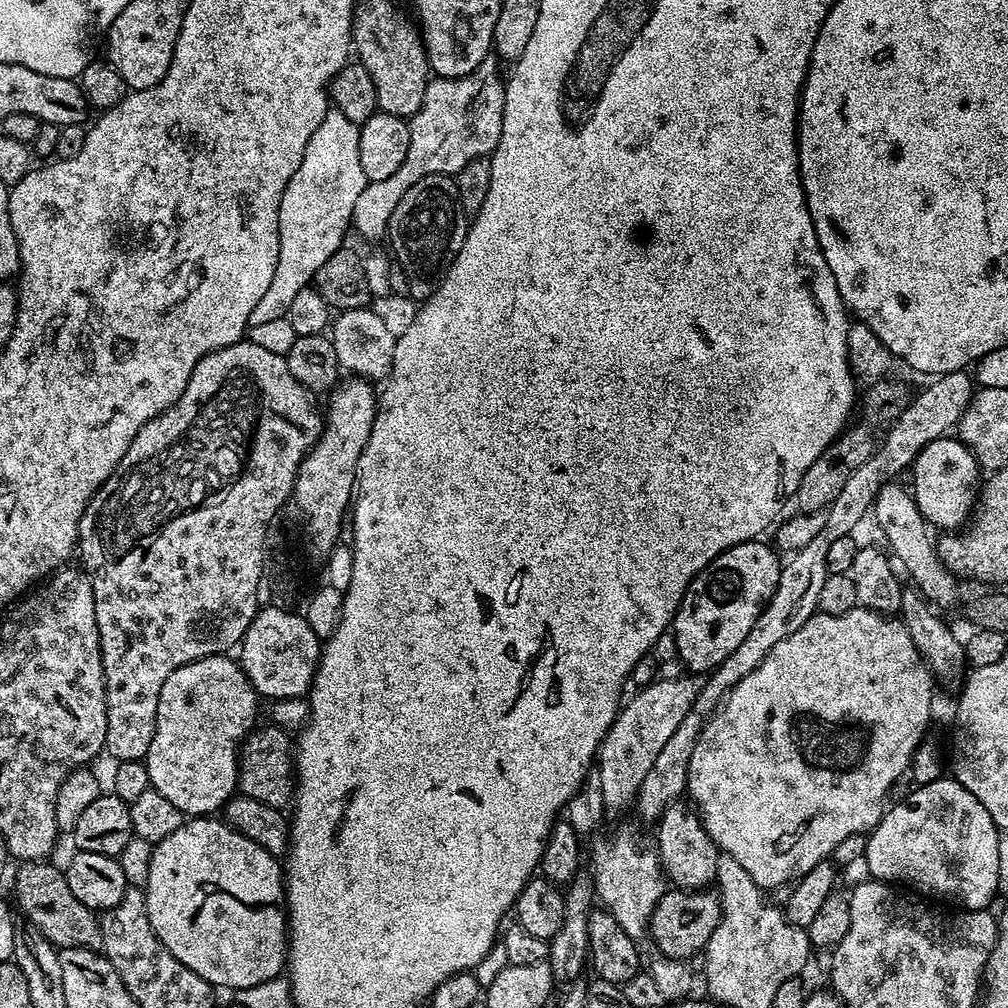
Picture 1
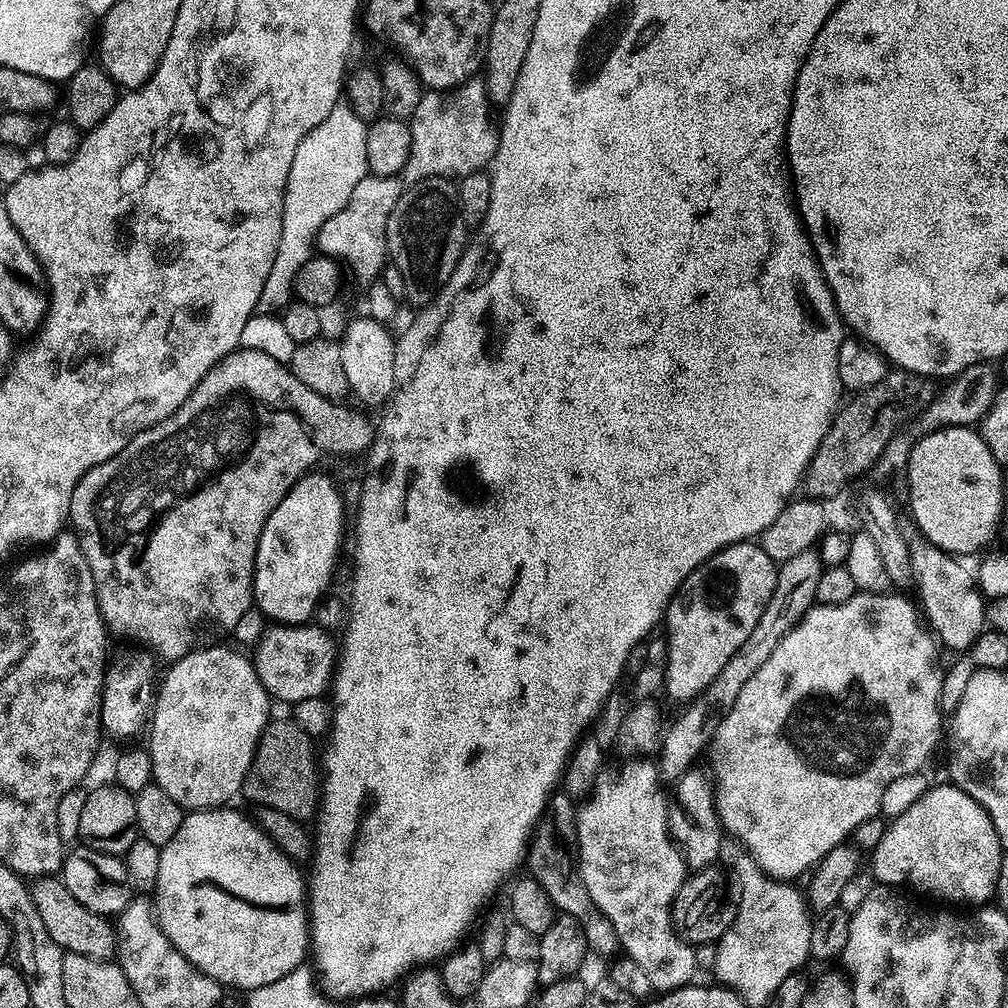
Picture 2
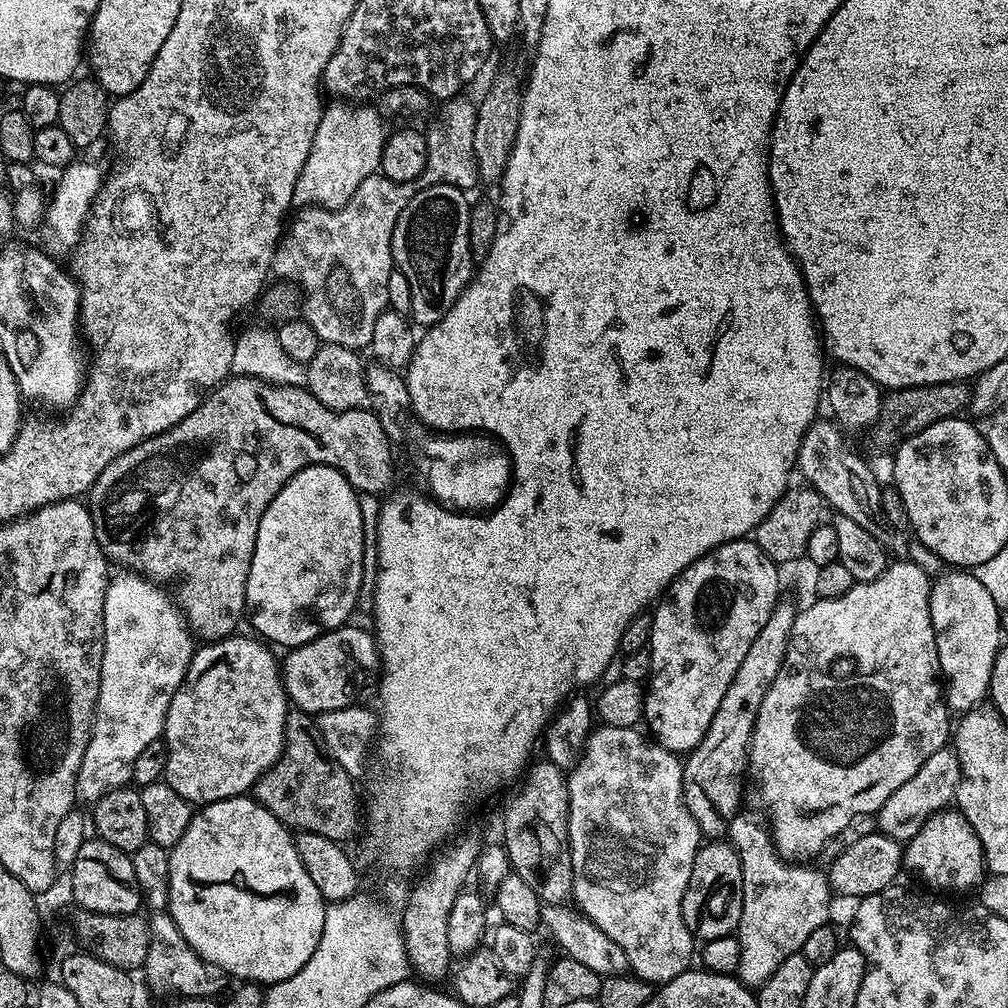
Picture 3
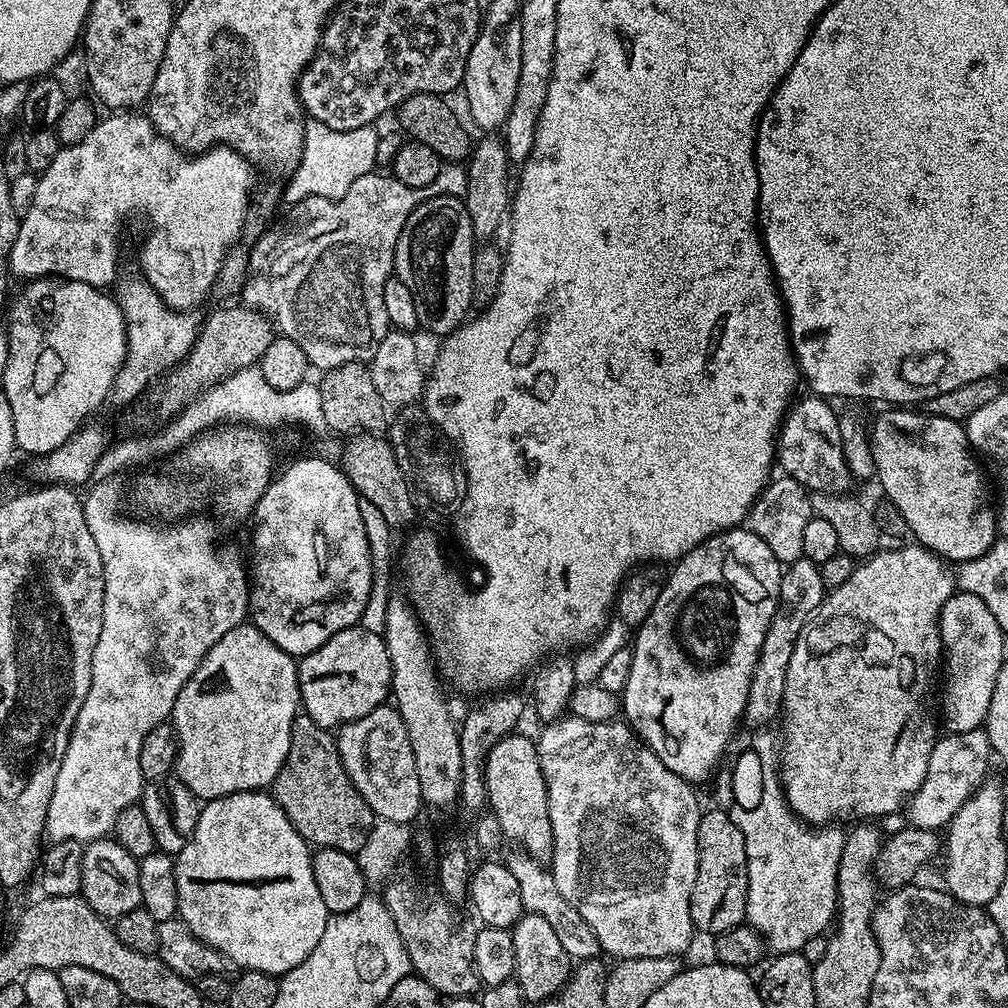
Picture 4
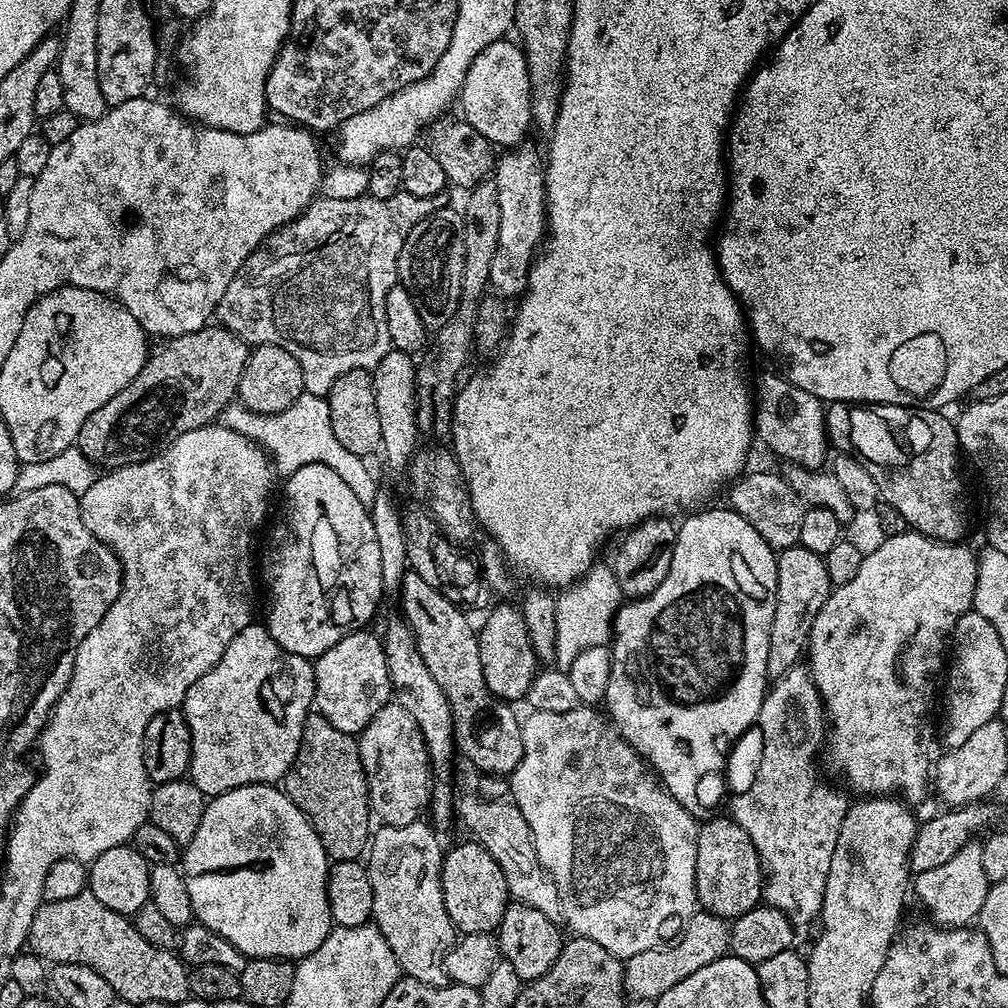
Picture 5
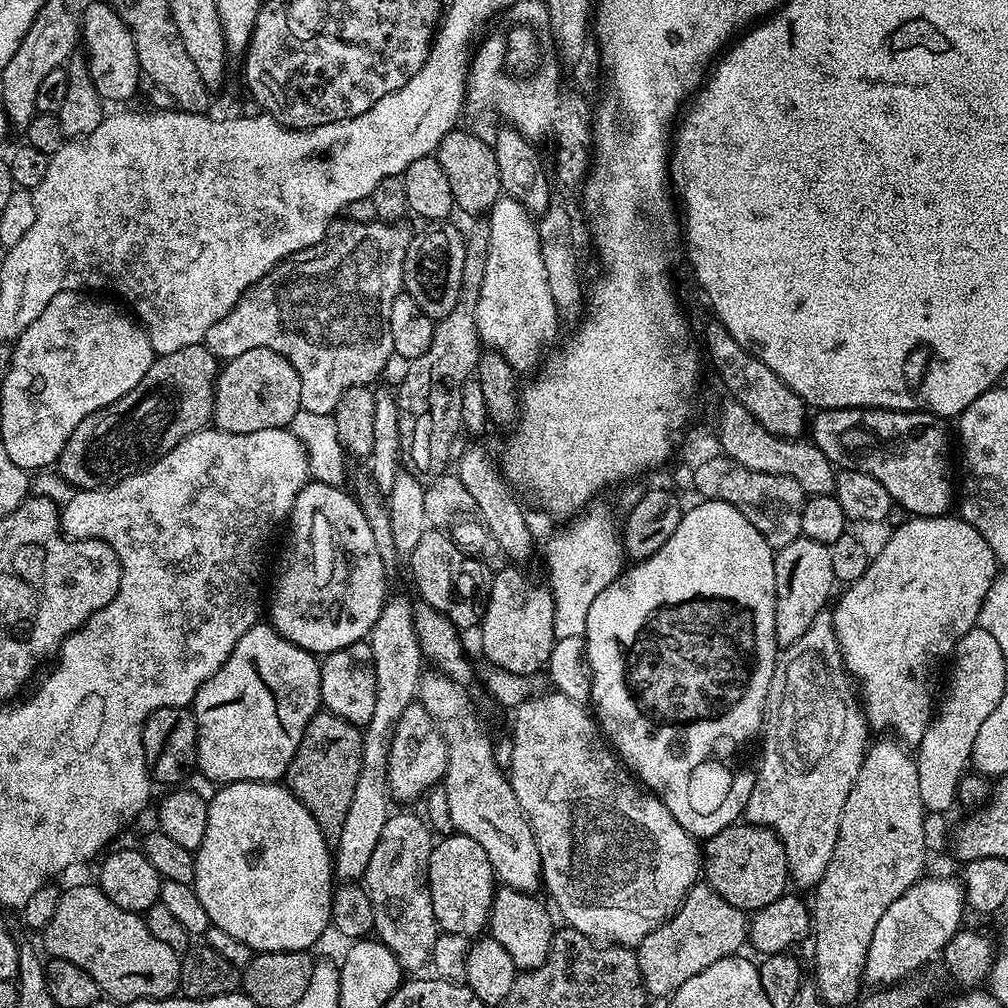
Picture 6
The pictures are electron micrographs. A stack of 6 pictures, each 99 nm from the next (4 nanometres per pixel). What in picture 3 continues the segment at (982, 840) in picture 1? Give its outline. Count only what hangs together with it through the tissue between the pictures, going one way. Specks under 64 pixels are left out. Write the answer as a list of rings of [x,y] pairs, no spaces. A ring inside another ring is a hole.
[[[958,810],[936,812],[914,834],[914,838],[903,845],[904,864],[924,883],[940,890],[968,890],[977,887],[984,878],[984,854],[976,832]]]

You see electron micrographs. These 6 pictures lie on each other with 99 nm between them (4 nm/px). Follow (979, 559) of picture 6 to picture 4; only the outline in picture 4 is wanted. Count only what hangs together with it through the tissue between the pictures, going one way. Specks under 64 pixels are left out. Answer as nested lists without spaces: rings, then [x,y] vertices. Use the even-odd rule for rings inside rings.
[[[909,542],[905,548],[892,548],[889,552],[883,550],[877,551],[870,555],[863,562],[857,563],[854,574],[850,574],[850,578],[846,578],[846,582],[842,582],[842,586],[831,589],[825,595],[823,602],[813,612],[812,617],[804,624],[802,634],[798,638],[798,642],[794,646],[794,654],[790,658],[790,666],[786,666],[786,690],[784,691],[784,702],[782,705],[782,718],[784,716],[784,740],[782,736],[782,747],[778,752],[778,771],[780,773],[780,782],[784,785],[784,796],[788,800],[788,804],[792,807],[793,812],[804,821],[805,824],[813,826],[828,826],[833,822],[844,822],[840,820],[848,820],[851,816],[862,816],[858,818],[872,818],[868,816],[888,816],[891,812],[896,812],[905,807],[906,801],[917,792],[922,786],[922,778],[926,778],[926,766],[930,762],[930,754],[932,747],[936,745],[938,739],[938,731],[936,732],[936,724],[932,721],[930,713],[924,709],[924,703],[928,700],[928,691],[932,688],[932,679],[937,679],[938,669],[942,664],[942,645],[940,643],[940,615],[942,614],[942,606],[946,606],[946,602],[954,595],[954,576],[951,571],[947,572],[945,561],[937,556],[935,552],[928,551],[927,548],[915,543]]]

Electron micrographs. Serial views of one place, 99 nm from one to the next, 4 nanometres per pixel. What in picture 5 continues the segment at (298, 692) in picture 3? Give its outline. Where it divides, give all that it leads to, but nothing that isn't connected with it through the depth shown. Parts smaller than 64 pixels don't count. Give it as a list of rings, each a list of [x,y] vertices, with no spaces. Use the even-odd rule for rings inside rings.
[[[372,630],[348,632],[342,642],[330,646],[330,650],[314,660],[315,711],[324,716],[334,730],[342,730],[342,734],[351,736],[363,732],[370,718],[393,699],[384,641],[377,633],[375,636],[368,631]]]

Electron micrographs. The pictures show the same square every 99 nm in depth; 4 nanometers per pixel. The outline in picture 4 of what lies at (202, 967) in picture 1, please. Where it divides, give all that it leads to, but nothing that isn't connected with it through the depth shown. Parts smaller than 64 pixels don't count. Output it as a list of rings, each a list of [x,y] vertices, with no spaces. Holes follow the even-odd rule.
[[[267,791],[239,792],[217,800],[209,800],[201,807],[198,826],[194,826],[194,834],[190,842],[186,842],[186,846],[174,857],[179,919],[184,920],[186,926],[190,926],[192,933],[202,942],[214,946],[214,950],[226,954],[226,958],[234,958],[237,969],[258,970],[280,978],[309,958],[311,951],[321,941],[322,930],[325,929],[330,915],[326,910],[326,902],[322,902],[322,894],[318,894],[318,882],[314,878],[312,858],[313,853],[310,851],[308,841],[301,838],[298,830],[290,822],[290,818],[286,818],[286,814],[276,805],[276,801]]]

